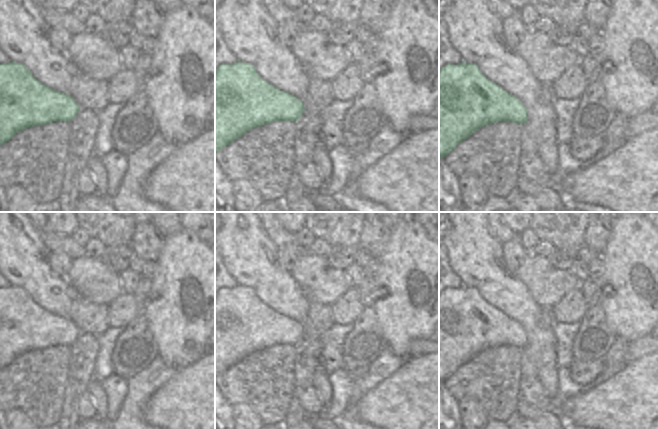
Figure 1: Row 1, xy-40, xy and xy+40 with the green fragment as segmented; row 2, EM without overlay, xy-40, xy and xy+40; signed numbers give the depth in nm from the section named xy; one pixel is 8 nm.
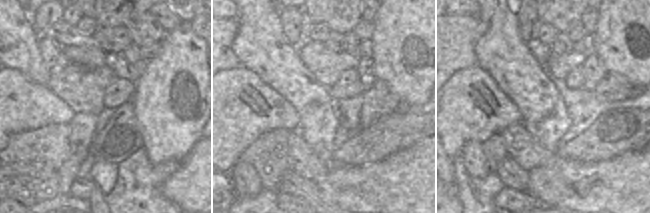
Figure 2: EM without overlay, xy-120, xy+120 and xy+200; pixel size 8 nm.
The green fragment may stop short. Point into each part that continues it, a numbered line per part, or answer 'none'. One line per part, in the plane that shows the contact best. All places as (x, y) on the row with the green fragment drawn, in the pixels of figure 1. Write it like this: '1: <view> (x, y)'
none

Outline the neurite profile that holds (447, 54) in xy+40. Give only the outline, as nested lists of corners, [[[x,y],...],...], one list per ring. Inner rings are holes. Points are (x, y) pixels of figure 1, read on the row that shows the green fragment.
[[[439,19],[439,71],[447,64],[457,65],[462,62],[462,56],[452,46],[448,38],[448,28],[444,21]]]

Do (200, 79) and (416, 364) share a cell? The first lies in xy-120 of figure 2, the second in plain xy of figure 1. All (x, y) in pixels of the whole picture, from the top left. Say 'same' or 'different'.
different

